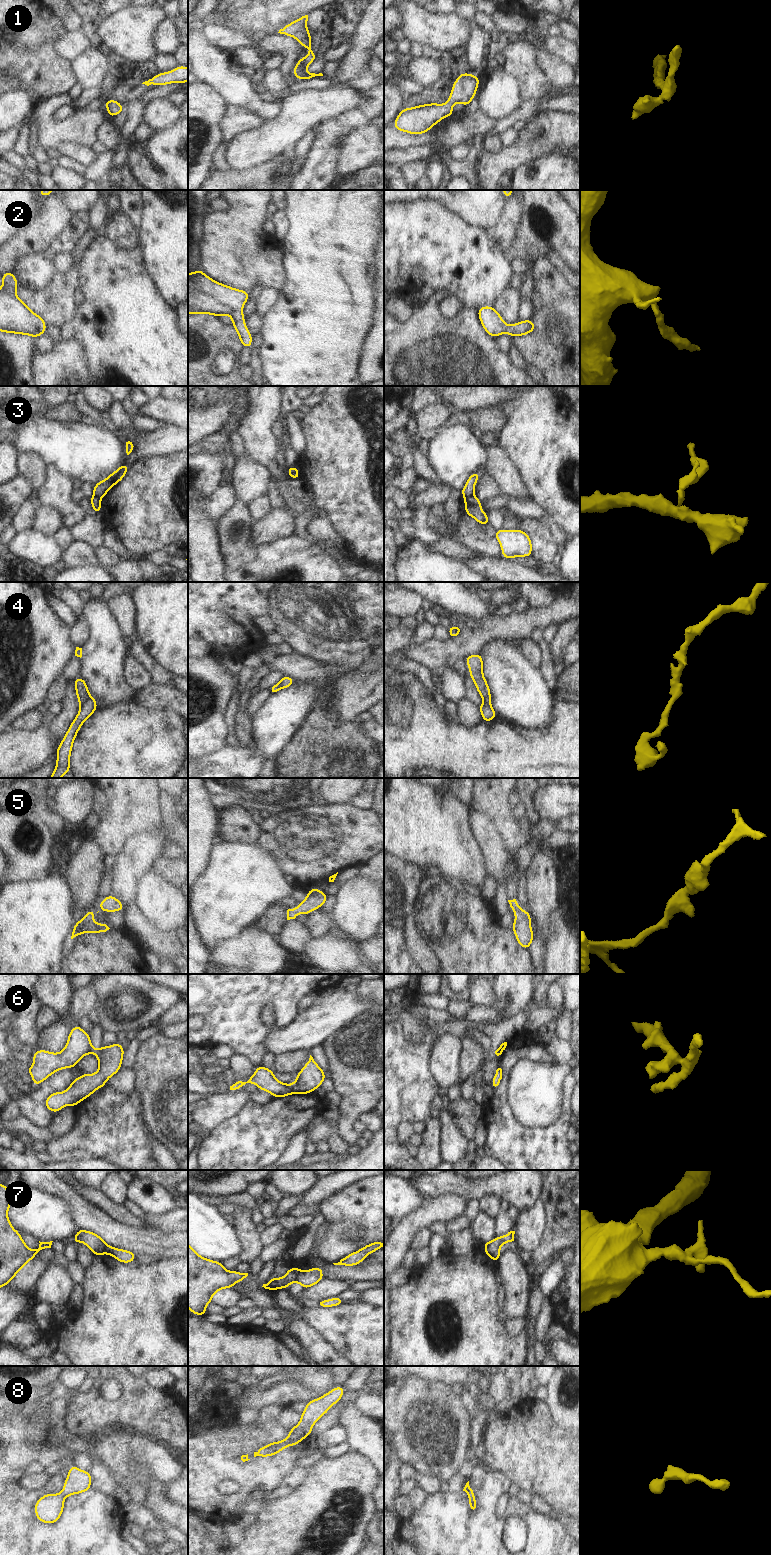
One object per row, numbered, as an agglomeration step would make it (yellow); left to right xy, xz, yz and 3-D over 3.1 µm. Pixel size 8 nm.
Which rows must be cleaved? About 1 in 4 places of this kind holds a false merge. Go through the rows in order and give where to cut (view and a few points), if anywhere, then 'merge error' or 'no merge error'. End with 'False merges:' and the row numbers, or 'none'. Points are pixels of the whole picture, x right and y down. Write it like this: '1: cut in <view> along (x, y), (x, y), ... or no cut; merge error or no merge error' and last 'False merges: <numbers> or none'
1: no cut; no merge error
2: no cut; no merge error
3: cut in yz along (473, 494), (465, 498); merge error
4: cut in xy along (89, 695), (80, 707); merge error
5: no cut; no merge error
6: cut in xz along (291, 1084), (294, 1092); merge error
7: cut in xz along (301, 1270), (295, 1281); merge error
8: no cut; no merge error
False merges: 3, 4, 6, 7

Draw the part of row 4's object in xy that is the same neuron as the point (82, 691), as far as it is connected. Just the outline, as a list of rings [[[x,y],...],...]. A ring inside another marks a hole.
[[[82,677],[75,678],[74,684],[77,699],[81,707],[89,697],[89,688]]]

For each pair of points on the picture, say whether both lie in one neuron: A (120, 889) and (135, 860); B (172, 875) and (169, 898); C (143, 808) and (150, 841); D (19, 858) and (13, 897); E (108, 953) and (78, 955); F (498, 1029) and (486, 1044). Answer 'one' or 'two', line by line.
A: one
B: two
C: two
D: two
E: one
F: two

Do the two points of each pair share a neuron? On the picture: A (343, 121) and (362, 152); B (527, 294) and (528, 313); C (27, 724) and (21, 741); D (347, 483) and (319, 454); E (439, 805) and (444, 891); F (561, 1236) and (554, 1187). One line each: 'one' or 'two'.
A: two
B: one
C: two
D: one
E: two
F: one

